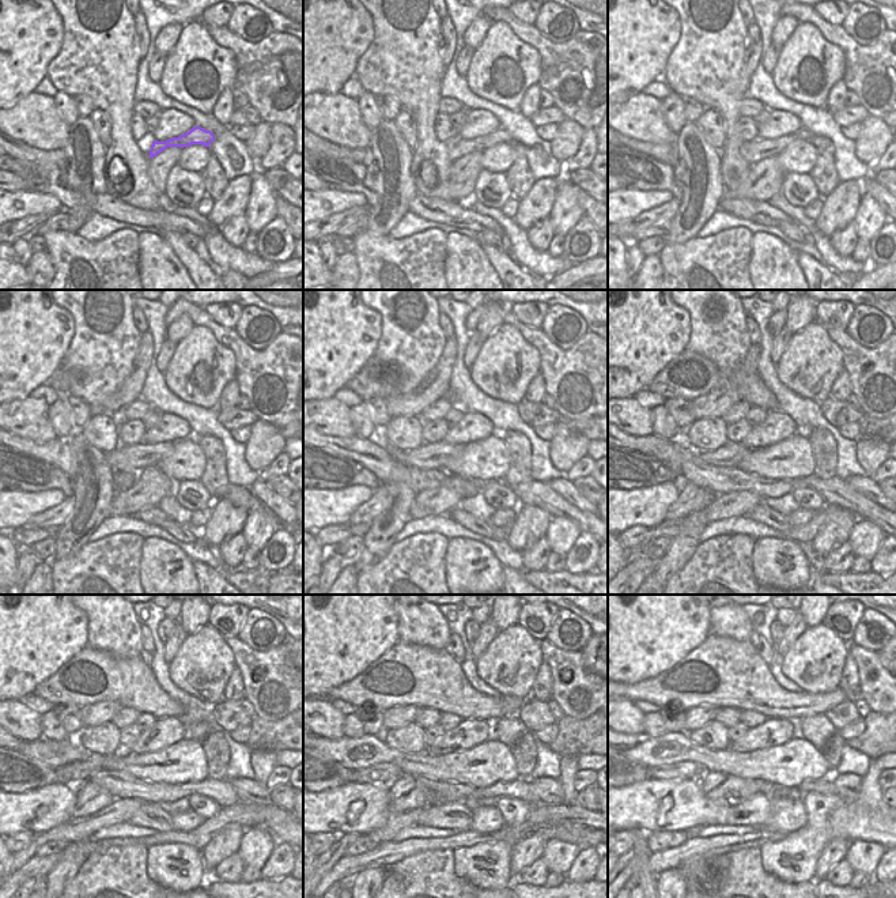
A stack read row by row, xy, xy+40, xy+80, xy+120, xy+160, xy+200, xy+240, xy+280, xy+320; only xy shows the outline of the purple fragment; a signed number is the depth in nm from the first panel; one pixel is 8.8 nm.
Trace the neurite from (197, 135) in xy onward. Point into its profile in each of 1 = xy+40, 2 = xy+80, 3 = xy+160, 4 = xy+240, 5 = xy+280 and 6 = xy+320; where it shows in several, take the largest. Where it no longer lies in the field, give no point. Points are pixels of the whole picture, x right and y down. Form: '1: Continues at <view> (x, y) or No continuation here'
1: Continues at xy+40 (458, 147)
2: Continues at xy+80 (753, 151)
3: Continues at xy+160 (428, 456)
4: Continues at xy+240 (80, 772)
5: Continues at xy+280 (378, 773)
6: Continues at xy+320 (684, 770)

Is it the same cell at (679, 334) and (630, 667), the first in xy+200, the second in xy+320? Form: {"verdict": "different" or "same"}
{"verdict": "same"}

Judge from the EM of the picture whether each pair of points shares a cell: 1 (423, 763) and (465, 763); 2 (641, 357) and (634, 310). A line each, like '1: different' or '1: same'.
1: same
2: same

